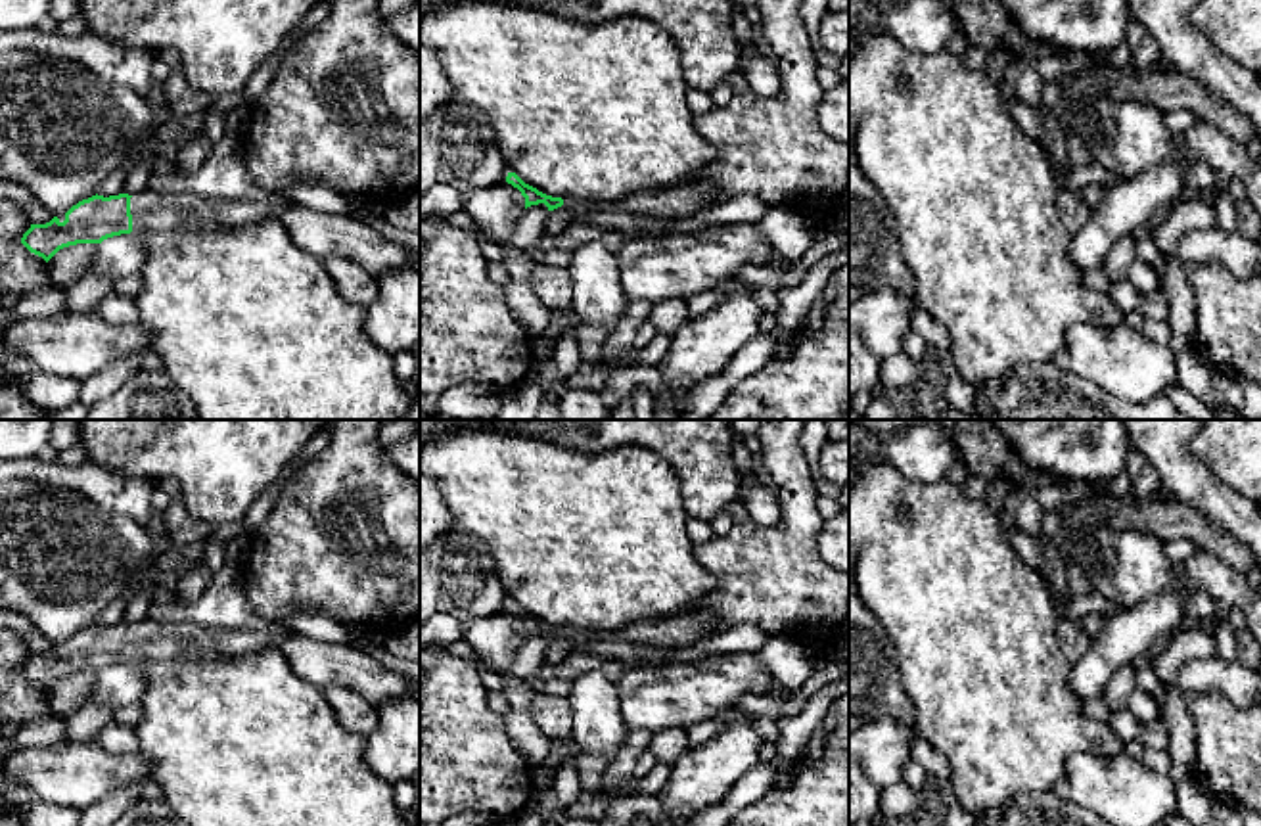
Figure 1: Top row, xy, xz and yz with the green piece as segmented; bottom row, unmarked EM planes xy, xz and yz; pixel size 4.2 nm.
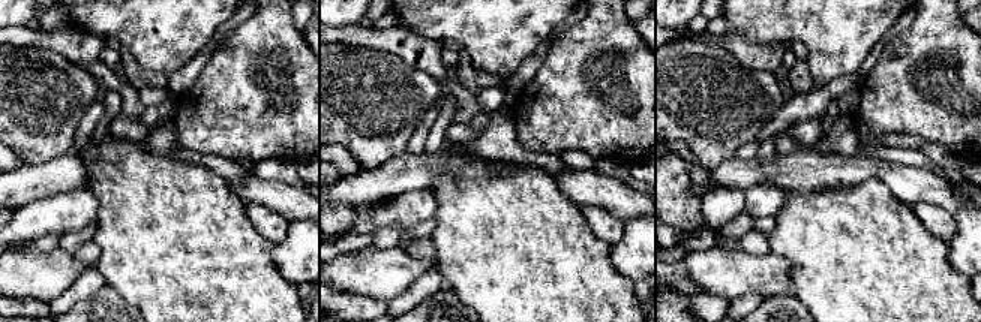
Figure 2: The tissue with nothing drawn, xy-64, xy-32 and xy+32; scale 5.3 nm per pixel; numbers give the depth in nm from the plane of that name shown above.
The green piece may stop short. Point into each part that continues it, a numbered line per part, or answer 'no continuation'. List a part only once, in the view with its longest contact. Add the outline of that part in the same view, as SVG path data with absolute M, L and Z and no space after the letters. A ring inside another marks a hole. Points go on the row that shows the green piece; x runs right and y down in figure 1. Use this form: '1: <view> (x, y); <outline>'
1: xy (322, 234); M144 190L130 197L132 232L148 230L232 230L278 220L293 243L316 259L343 257L372 276L389 268L420 266L420 257L376 228L333 213L293 203L211 199L195 194Z

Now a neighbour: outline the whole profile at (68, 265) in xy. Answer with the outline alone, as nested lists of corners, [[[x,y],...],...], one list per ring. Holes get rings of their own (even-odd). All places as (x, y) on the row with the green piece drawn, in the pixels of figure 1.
[[[77,243],[59,249],[50,261],[50,280],[54,286],[67,289],[73,282],[86,274],[86,266],[94,259],[98,243]]]

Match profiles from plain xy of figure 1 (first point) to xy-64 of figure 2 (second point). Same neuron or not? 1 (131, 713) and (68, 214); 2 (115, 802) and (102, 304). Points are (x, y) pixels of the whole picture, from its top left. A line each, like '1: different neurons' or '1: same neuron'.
1: different neurons
2: different neurons

